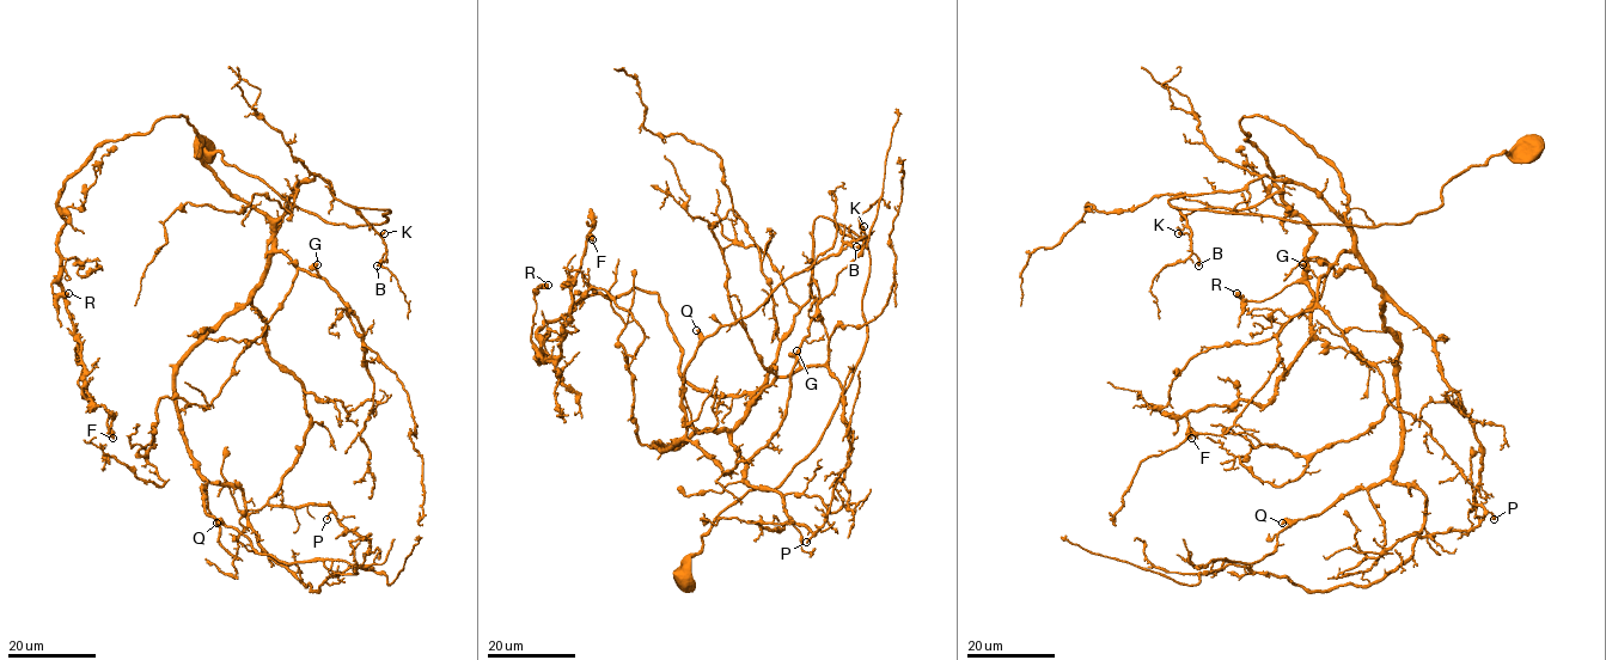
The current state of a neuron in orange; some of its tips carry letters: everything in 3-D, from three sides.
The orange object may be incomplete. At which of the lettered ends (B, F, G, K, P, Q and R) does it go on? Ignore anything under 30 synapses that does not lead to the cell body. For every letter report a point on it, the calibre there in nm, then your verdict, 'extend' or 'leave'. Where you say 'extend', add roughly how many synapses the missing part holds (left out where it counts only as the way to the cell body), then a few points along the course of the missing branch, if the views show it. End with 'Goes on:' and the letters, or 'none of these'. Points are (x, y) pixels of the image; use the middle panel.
B: place (856, 246); calibre 340 nm; leave
F: place (592, 239); calibre 320 nm; leave
G: place (797, 350); calibre 240 nm; leave
K: place (863, 226); calibre 160 nm; leave
P: place (806, 542); calibre 190 nm; leave
Q: place (696, 330); calibre 400 nm; leave
R: place (548, 285); calibre 600 nm; leave
Goes on: none of these

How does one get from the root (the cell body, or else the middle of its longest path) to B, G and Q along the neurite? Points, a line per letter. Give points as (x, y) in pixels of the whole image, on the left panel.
B: (207, 147), (333, 224), (379, 224), (389, 209), (359, 209), (385, 245), (377, 266)
G: (207, 147), (333, 224), (390, 211), (304, 179), (274, 248), (319, 277), (317, 264)
Q: (207, 147), (333, 224), (390, 211), (304, 179), (251, 298), (179, 364), (179, 431), (217, 523)

